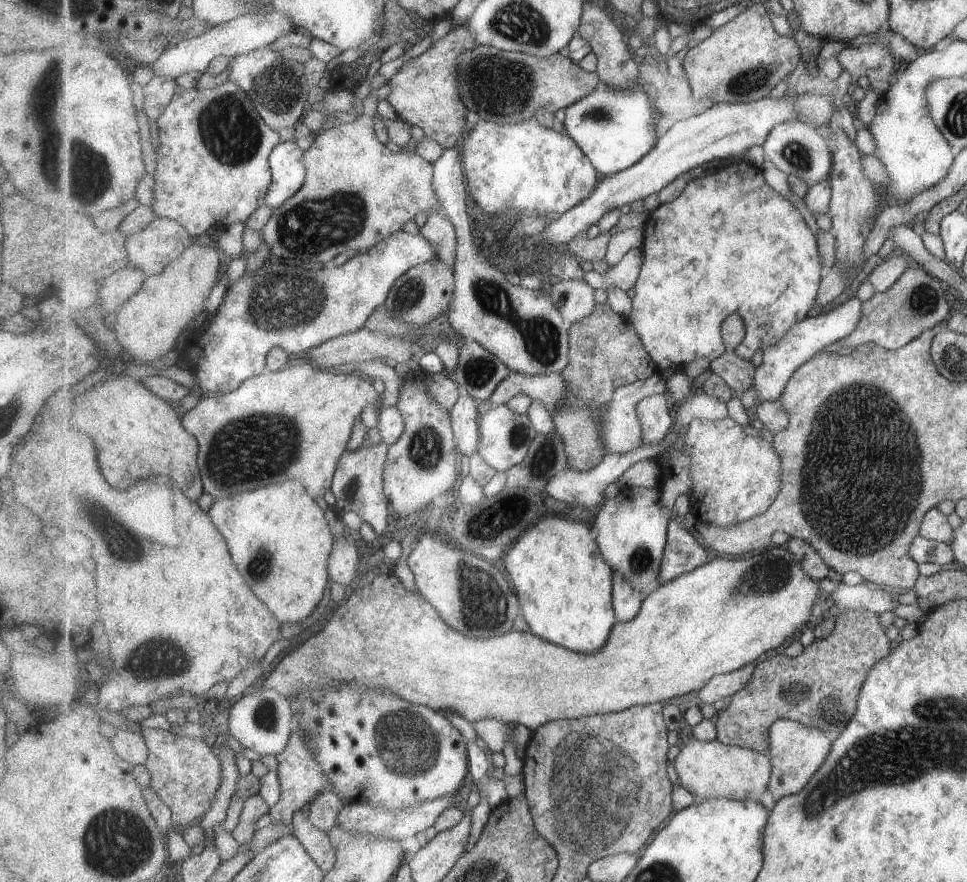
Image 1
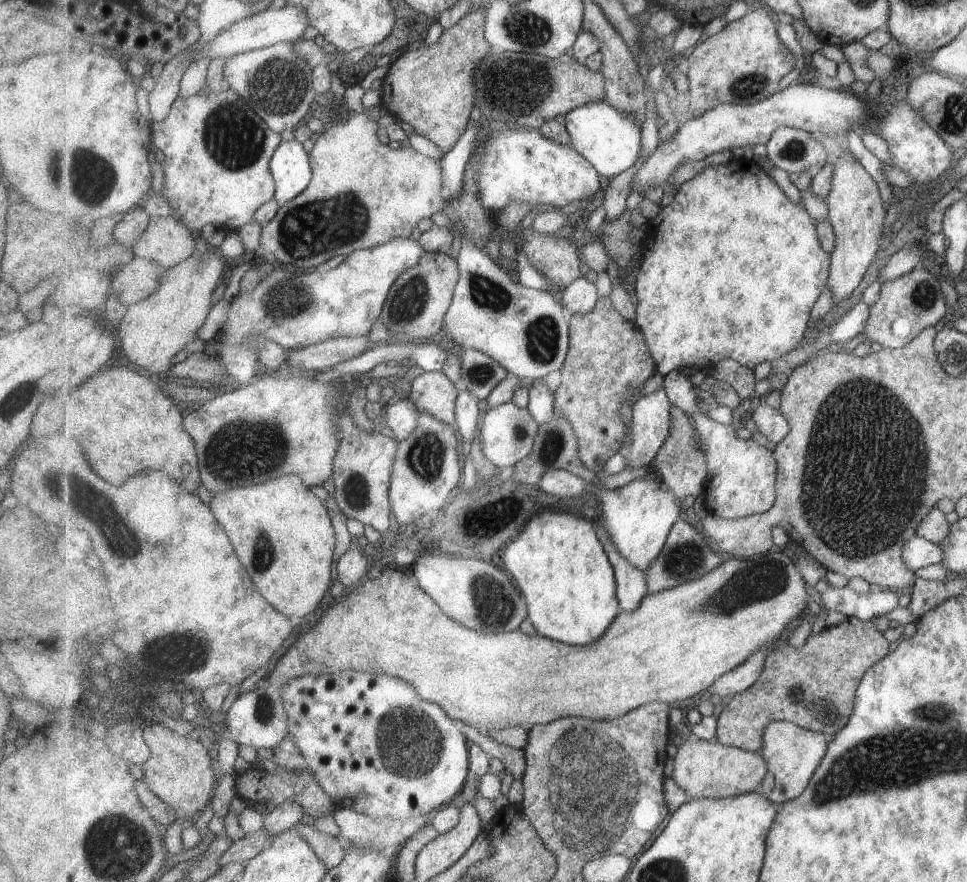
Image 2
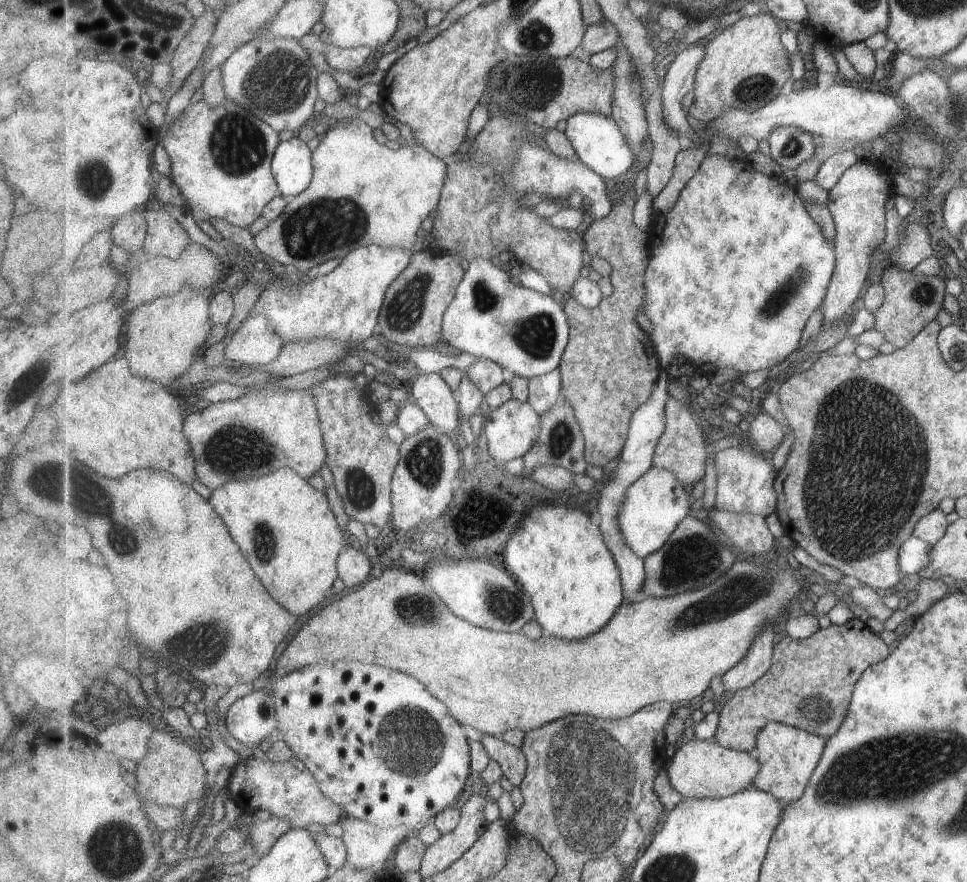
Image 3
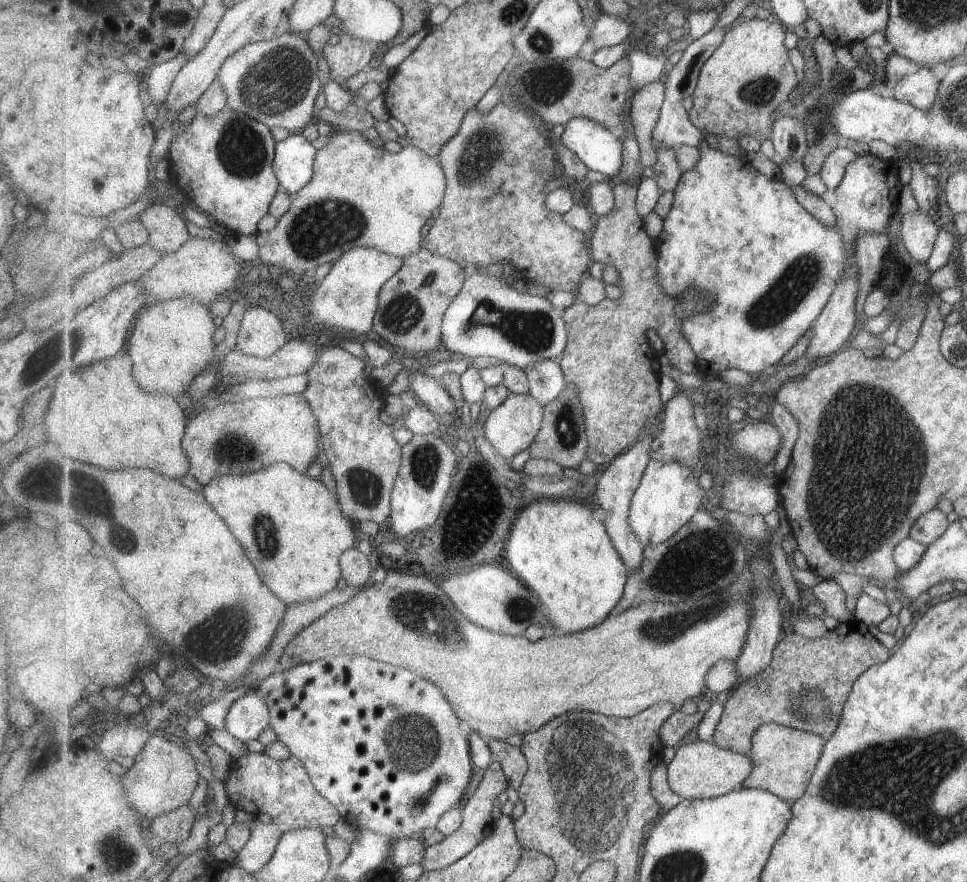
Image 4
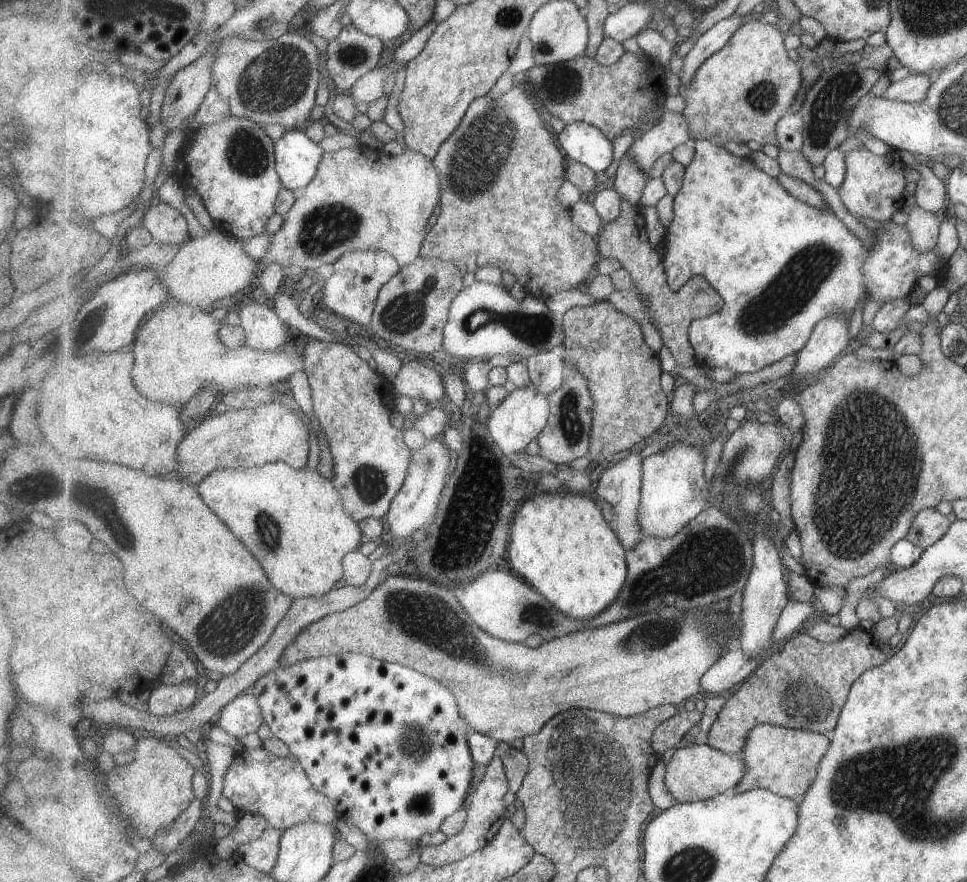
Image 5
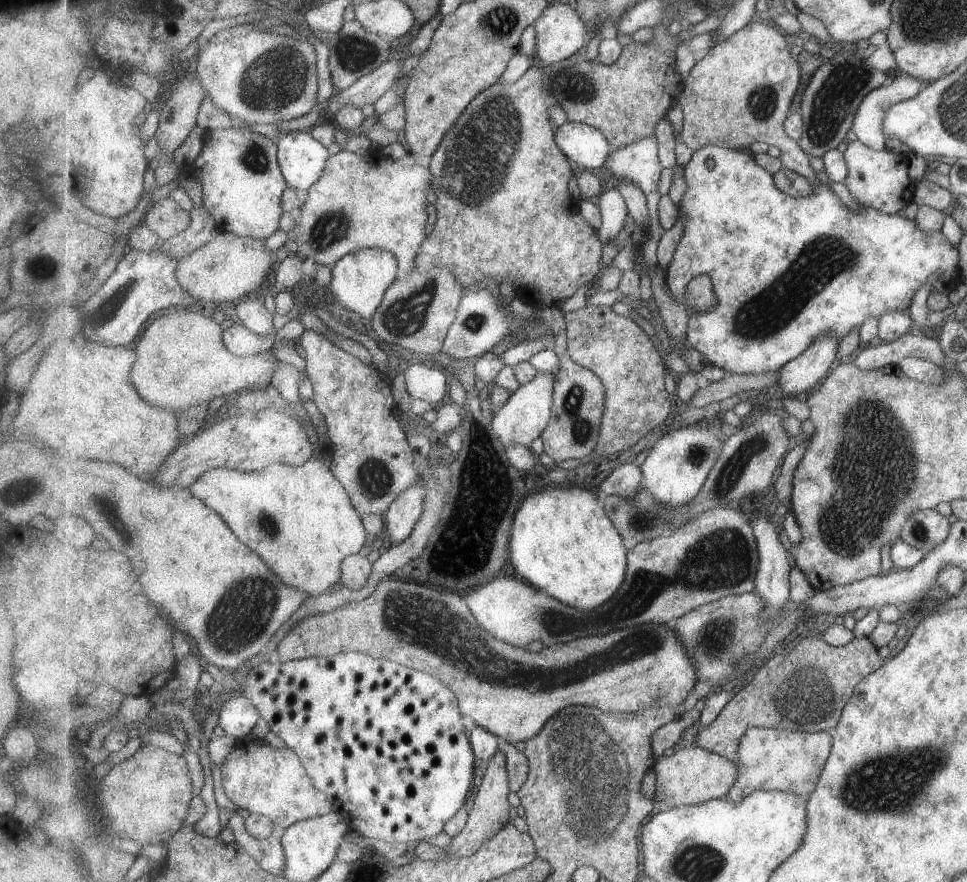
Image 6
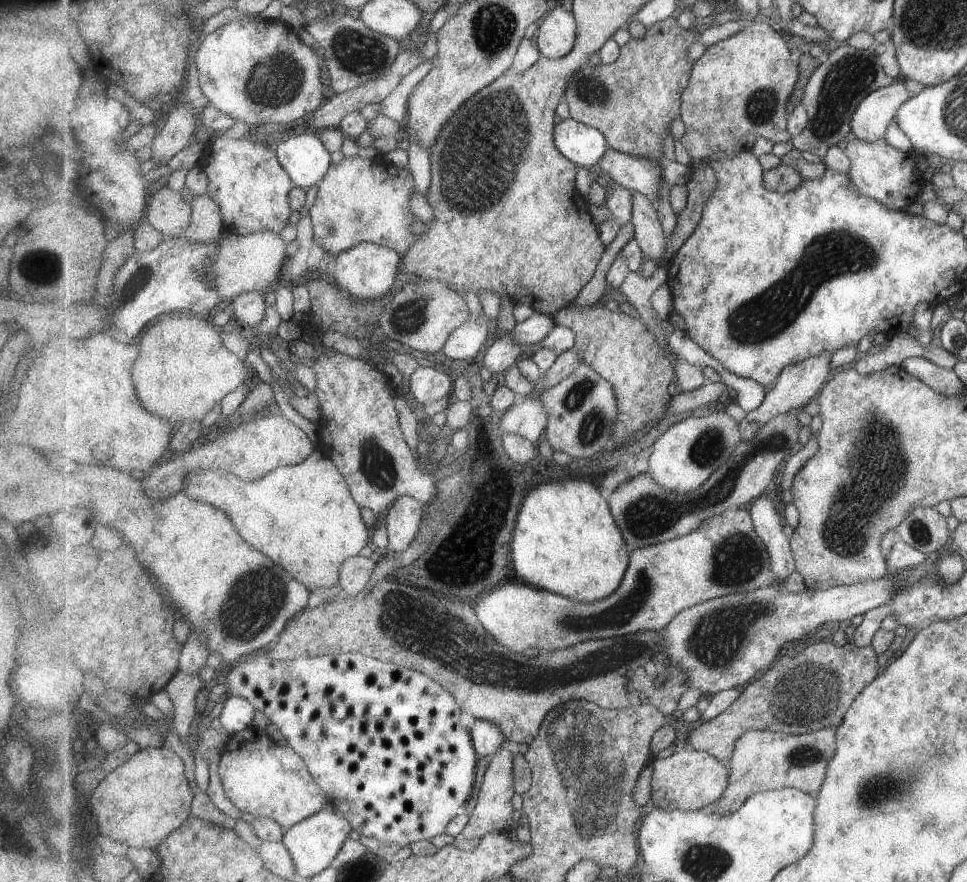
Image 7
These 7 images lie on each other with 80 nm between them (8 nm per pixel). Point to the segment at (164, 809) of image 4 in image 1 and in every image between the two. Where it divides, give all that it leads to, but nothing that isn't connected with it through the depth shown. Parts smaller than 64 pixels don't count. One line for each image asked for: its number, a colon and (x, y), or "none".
1: (186, 772)
2: (180, 771)
3: (171, 775)

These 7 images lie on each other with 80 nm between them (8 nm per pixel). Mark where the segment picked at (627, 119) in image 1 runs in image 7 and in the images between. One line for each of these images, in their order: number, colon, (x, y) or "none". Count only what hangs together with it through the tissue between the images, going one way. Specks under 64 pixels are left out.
2: (609, 138)
3: (598, 140)
4: (595, 144)
5: (582, 142)
6: (587, 146)
7: (586, 145)

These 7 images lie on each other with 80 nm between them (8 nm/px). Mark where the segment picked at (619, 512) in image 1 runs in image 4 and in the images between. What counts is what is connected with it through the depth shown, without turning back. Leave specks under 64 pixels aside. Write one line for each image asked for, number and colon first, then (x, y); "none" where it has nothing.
2: (640, 515)
3: (655, 505)
4: (669, 496)

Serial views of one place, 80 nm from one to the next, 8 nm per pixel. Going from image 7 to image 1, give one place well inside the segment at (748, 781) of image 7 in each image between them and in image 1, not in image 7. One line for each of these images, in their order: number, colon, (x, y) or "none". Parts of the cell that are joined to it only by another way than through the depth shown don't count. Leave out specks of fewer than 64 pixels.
1: (797, 751)
2: (793, 753)
3: (788, 755)
4: (785, 759)
5: (786, 761)
6: (768, 759)

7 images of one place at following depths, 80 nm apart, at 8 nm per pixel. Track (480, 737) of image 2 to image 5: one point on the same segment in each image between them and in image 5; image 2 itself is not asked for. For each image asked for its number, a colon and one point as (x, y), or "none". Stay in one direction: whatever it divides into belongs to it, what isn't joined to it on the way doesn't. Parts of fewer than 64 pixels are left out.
3: (513, 760)
4: (513, 759)
5: (517, 764)

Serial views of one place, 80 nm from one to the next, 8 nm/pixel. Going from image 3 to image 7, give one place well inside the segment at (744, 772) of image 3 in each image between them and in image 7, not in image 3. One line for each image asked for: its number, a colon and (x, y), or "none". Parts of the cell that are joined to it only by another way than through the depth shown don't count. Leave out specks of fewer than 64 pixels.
4: (700, 769)
5: (695, 772)
6: (693, 775)
7: (688, 780)

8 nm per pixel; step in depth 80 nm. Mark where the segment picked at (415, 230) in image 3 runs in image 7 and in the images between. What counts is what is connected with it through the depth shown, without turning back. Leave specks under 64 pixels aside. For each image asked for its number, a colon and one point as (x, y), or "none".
4: (361, 195)
5: (364, 199)
6: (361, 201)
7: (359, 200)

